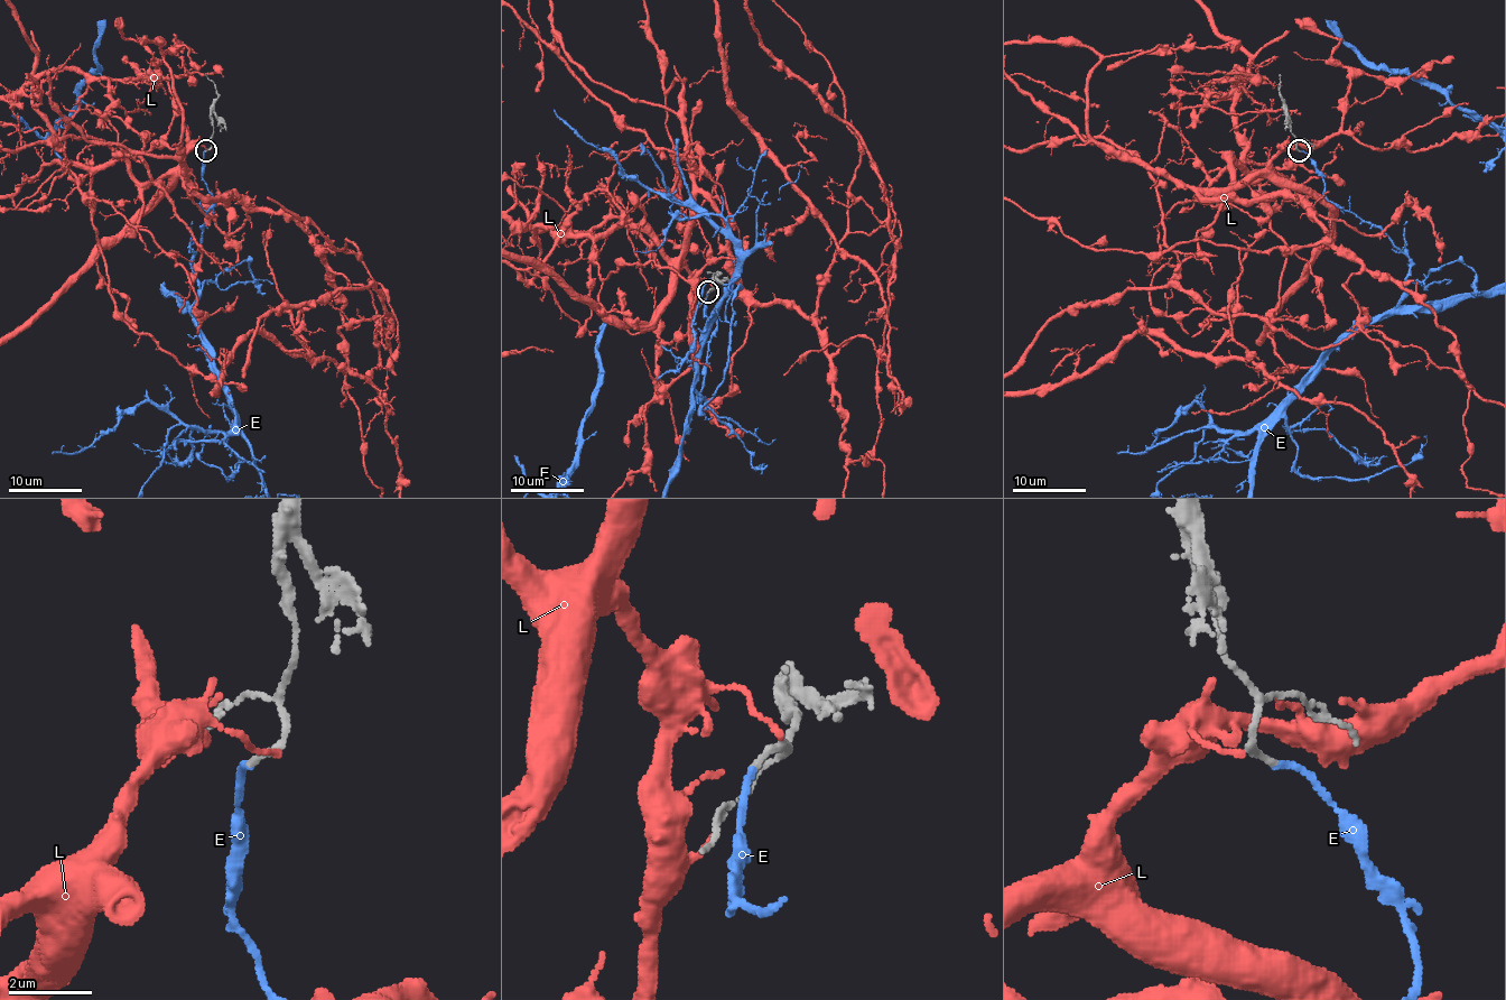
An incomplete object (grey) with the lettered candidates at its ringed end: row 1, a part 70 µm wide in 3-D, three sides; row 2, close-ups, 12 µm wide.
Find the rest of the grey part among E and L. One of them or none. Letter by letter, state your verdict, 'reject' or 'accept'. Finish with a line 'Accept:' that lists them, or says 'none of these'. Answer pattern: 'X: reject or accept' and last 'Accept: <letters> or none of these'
E: accept
L: reject
Accept: E

